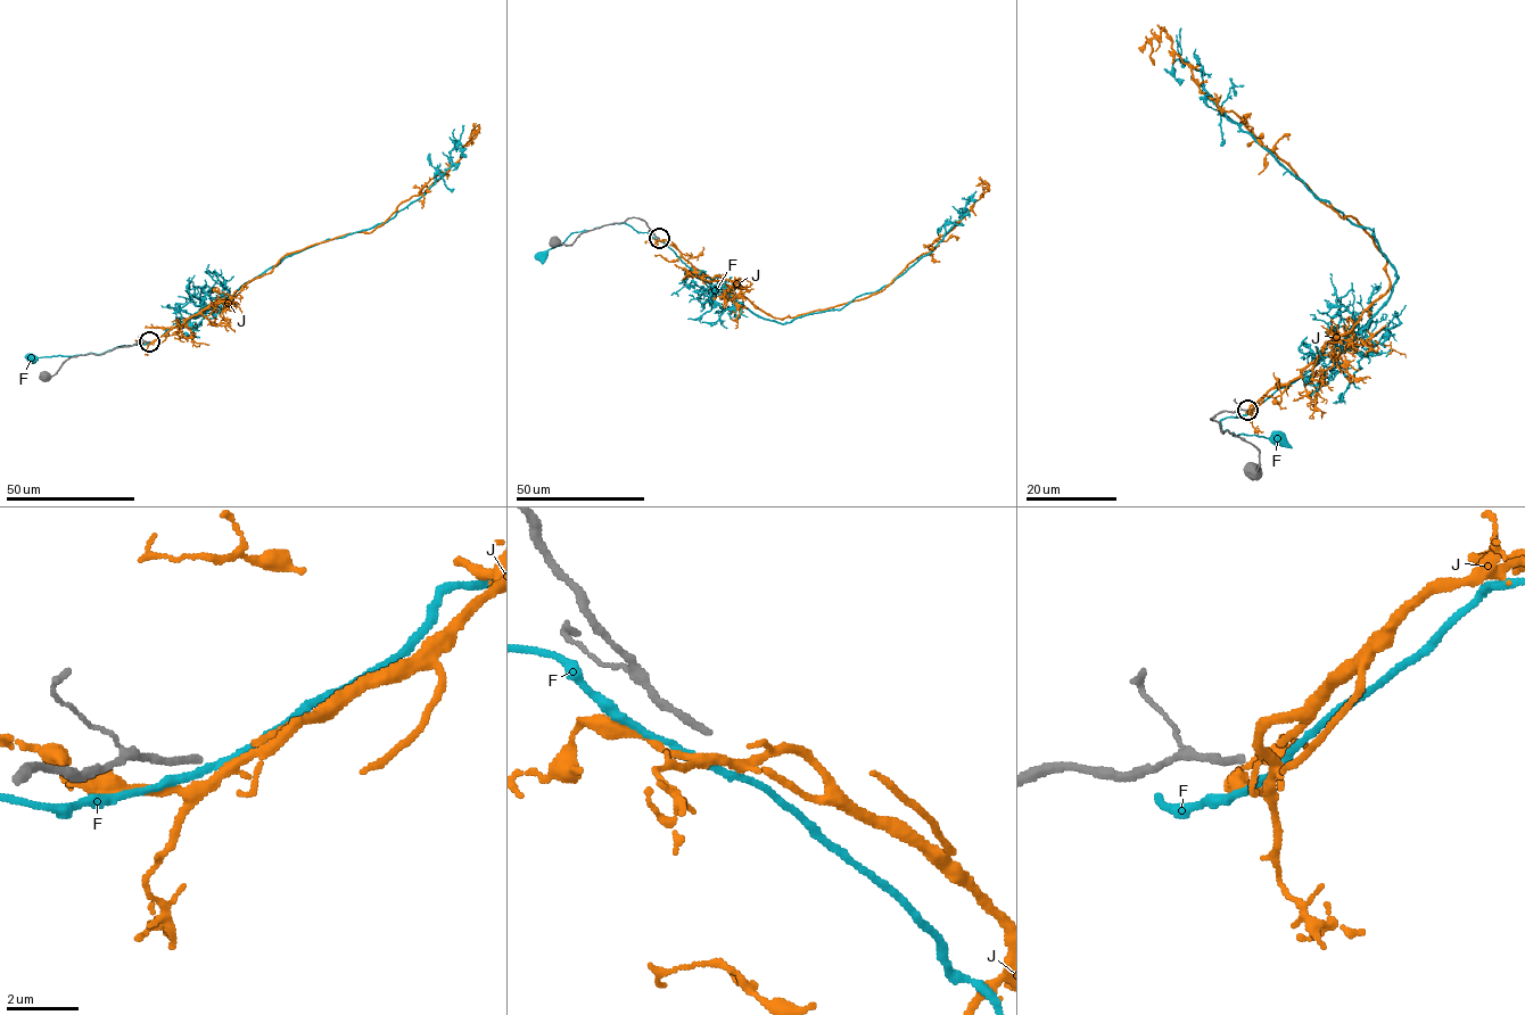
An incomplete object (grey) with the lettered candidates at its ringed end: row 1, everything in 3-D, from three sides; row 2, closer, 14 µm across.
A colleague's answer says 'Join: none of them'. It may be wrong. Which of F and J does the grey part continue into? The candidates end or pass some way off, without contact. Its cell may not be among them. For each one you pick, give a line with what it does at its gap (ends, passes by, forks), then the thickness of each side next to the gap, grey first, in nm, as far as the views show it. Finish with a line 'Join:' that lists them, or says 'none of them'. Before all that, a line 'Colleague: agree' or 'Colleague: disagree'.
Colleague: disagree
J: It forks there. Thickness 200 nm (grey) against 260 nm
Join: J

